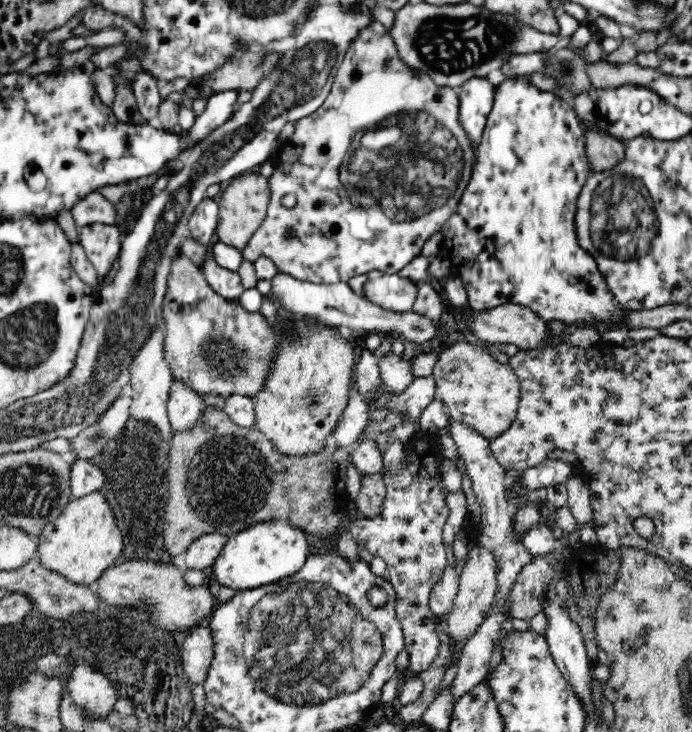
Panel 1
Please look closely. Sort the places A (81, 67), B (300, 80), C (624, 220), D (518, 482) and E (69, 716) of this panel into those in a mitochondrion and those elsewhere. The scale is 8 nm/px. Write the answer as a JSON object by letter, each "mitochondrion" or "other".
{"A":"other","B":"mitochondrion","C":"mitochondrion","D":"other","E":"other"}

